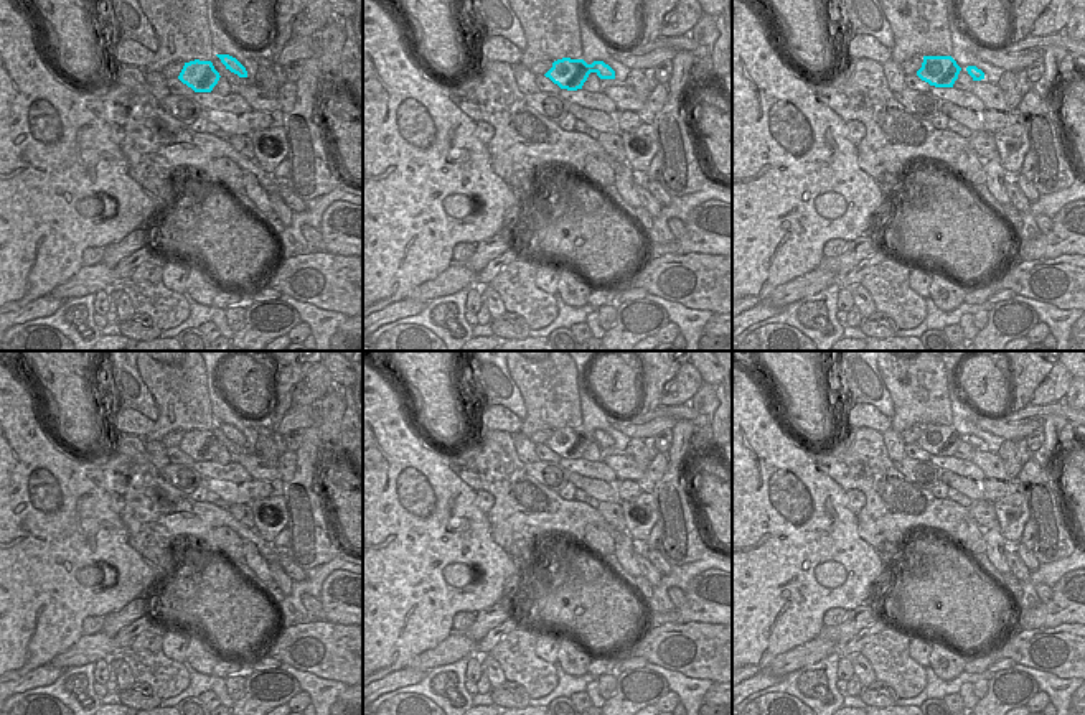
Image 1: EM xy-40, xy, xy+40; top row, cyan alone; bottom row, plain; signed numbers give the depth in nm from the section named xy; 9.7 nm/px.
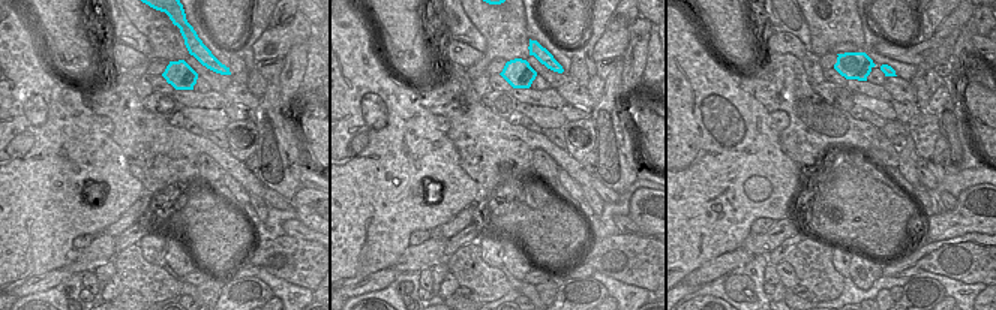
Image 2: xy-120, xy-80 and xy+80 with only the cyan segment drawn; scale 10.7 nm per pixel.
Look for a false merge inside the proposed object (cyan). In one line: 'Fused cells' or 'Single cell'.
Fused cells

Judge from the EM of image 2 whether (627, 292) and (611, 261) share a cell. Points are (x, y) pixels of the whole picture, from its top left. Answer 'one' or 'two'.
two

